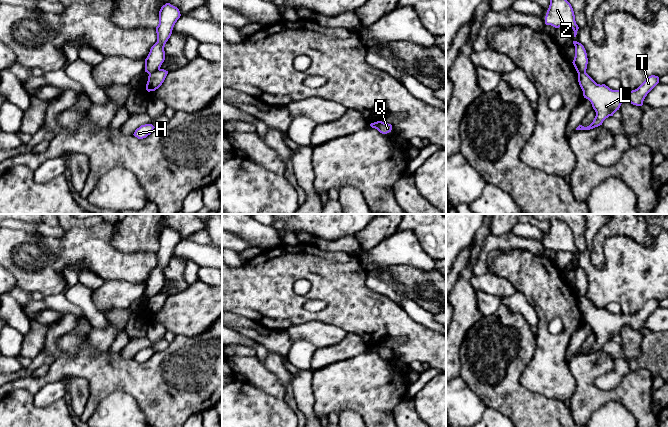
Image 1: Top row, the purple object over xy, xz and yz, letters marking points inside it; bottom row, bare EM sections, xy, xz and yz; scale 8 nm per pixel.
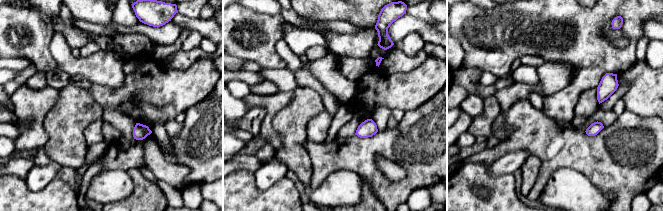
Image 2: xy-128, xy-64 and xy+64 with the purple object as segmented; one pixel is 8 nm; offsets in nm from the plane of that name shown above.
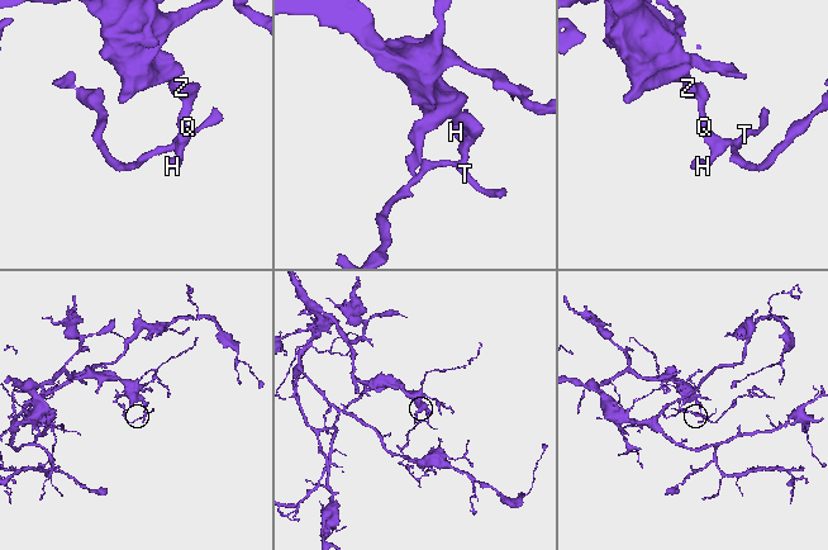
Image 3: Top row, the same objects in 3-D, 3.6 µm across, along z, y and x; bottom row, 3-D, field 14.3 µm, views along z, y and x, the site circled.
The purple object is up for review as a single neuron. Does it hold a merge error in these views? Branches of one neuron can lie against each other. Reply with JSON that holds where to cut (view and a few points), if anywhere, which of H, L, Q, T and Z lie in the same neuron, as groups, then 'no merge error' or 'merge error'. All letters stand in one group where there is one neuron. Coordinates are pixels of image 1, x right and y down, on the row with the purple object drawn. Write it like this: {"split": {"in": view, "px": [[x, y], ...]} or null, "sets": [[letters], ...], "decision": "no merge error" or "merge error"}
{"split": {"in": "xy", "px": [[159, 68], [149, 74]]}, "sets": [["H", "L", "Q", "T"], ["Z"]], "decision": "merge error"}

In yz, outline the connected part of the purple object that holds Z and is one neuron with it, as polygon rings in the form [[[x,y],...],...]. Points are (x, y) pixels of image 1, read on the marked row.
[[[550,0],[550,5],[545,16],[545,24],[555,28],[570,27],[574,37],[579,29],[571,4],[567,0]]]

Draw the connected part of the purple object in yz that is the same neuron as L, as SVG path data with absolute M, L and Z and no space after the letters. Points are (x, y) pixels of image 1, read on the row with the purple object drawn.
M586 72L577 73L583 96L591 102L596 116L589 126L579 125L576 130L590 130L602 125L606 118L619 110L623 102L642 106L647 94L659 83L659 77L651 75L635 90L612 90L605 84L597 84Z

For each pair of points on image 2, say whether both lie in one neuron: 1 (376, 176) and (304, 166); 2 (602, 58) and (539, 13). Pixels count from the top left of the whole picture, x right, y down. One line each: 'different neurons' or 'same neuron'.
1: different neurons
2: same neuron

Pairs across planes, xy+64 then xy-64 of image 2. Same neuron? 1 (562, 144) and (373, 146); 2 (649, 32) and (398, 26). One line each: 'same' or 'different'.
1: same
2: same

